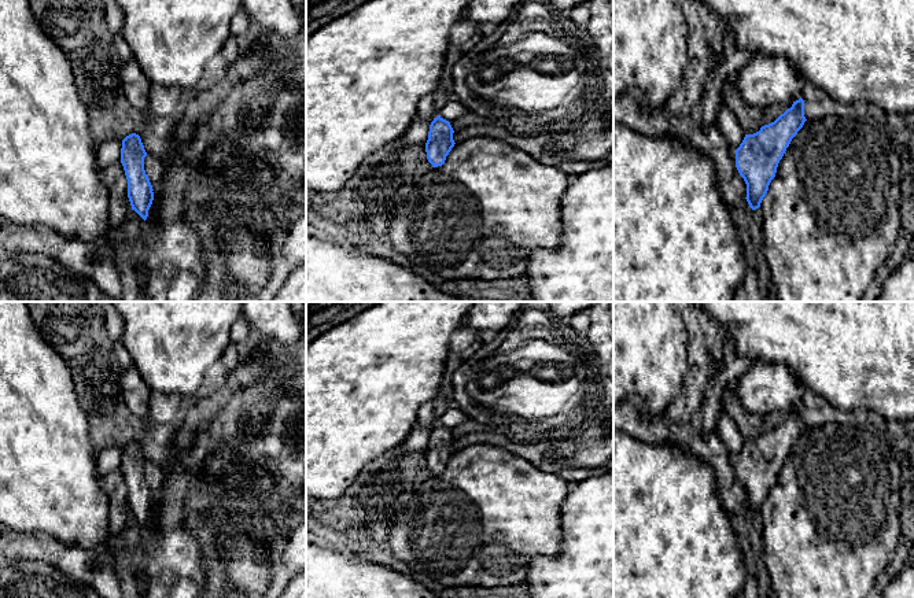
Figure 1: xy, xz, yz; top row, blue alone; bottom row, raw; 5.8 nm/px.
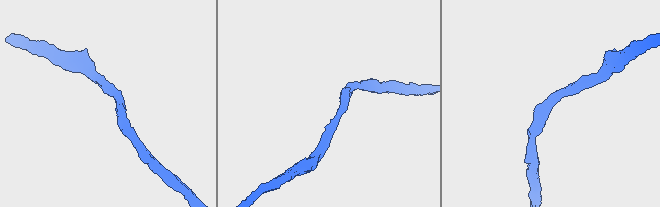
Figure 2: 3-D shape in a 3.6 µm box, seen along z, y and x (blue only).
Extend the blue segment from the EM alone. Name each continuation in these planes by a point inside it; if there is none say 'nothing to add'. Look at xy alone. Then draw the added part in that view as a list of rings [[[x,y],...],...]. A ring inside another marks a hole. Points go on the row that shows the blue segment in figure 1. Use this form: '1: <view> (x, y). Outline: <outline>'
nothing to add

